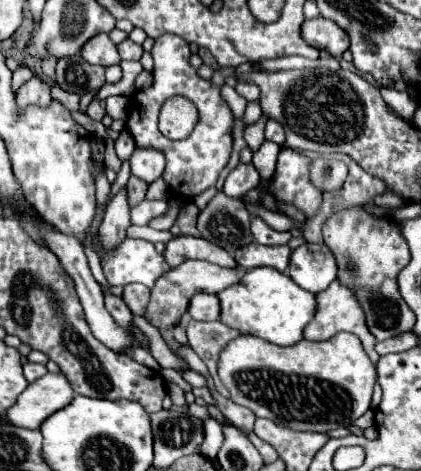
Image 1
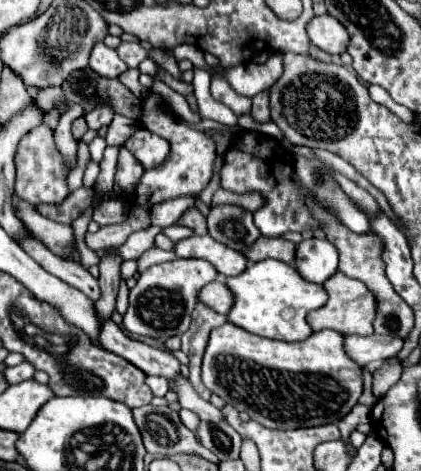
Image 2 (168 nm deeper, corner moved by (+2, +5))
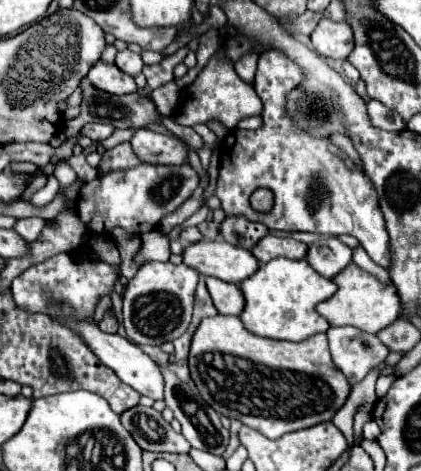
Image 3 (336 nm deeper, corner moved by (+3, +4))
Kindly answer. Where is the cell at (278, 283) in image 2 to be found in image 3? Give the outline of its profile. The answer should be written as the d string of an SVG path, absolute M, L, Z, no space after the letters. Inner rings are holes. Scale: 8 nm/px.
M270 260L268 264L262 264L256 274L246 278L240 288L246 298L246 308L240 314L240 320L256 336L302 342L304 338L330 328L330 324L316 312L316 304L328 300L338 286L330 278L312 272L306 260Z

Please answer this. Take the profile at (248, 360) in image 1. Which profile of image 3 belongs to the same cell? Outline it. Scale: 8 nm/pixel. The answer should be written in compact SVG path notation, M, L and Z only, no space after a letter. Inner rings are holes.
M216 314L214 318L204 318L192 336L188 366L190 376L206 404L210 404L218 414L236 418L242 424L260 430L272 440L288 432L310 428L330 420L350 394L350 384L332 364L326 334L314 334L312 338L306 338L302 342L260 338L248 332L238 316Z

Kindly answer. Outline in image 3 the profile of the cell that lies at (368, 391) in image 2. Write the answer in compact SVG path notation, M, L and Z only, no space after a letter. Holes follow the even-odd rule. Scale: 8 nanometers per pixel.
M332 326L326 334L332 362L350 386L358 384L390 352L376 334L362 332L354 326Z

